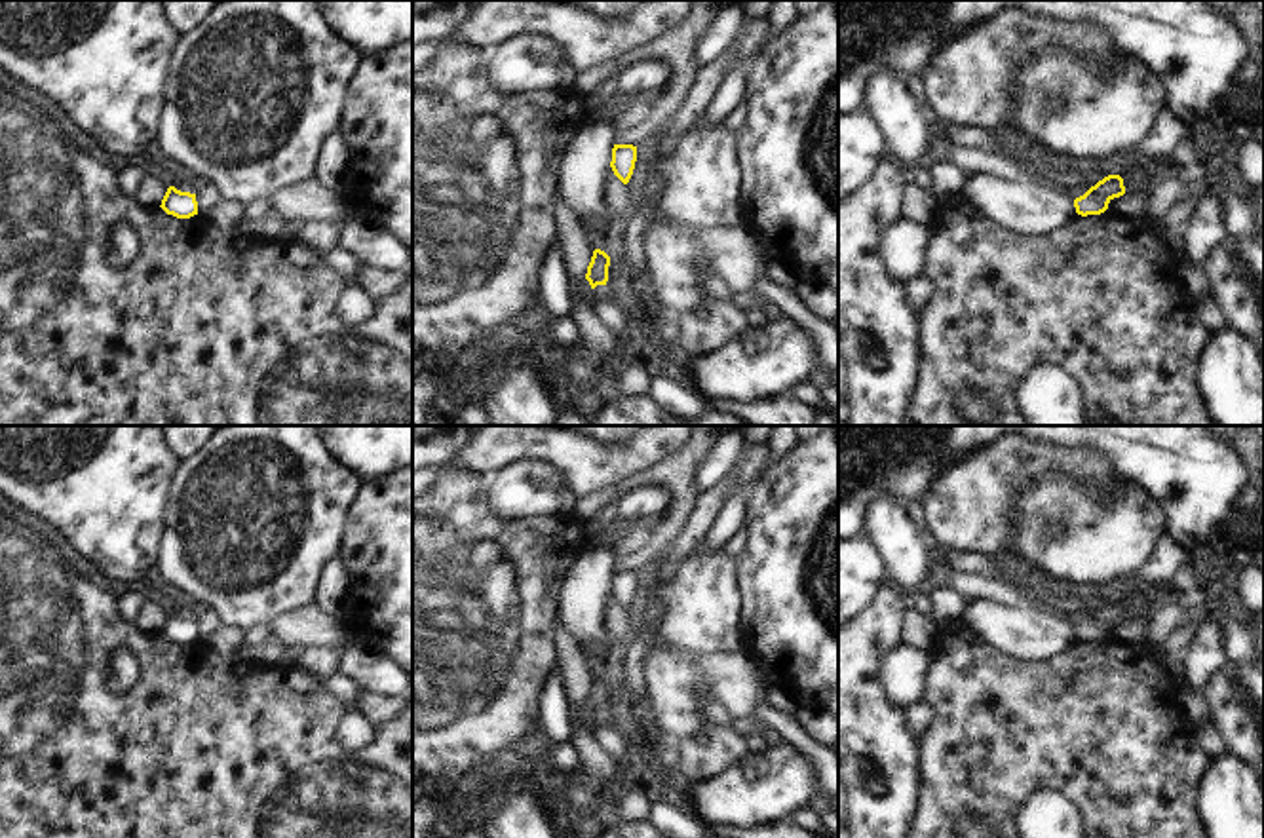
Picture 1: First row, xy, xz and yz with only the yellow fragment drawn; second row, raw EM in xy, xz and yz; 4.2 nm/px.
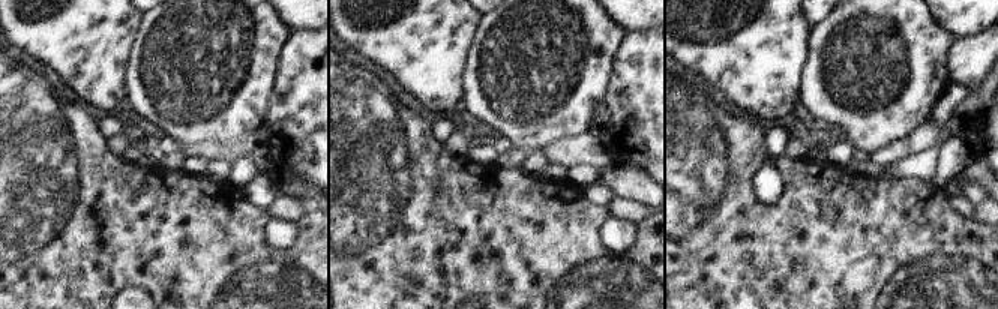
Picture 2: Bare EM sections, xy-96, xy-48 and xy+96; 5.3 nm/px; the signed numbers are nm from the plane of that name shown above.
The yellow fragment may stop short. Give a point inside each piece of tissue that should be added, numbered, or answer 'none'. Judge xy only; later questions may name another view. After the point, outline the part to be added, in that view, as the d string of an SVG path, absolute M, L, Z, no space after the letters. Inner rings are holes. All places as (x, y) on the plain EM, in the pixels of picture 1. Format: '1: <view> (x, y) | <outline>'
none

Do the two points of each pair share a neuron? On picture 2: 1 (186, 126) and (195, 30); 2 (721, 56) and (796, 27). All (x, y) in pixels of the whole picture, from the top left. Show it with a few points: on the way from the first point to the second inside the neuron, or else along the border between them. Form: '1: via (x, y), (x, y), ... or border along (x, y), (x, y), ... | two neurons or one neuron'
1: via (191, 102), (195, 86), (195, 54) | one neuron
2: via (739, 38), (742, 35), (778, 33) | one neuron

